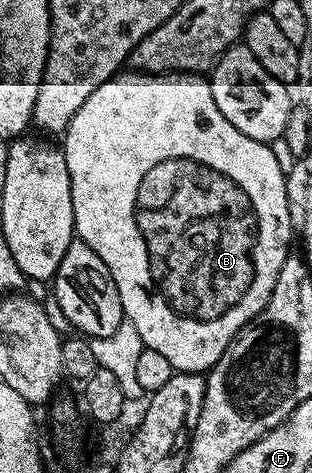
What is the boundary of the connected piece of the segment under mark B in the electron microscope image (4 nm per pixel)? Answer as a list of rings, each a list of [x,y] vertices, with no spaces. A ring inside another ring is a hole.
[[[119,74],[101,84],[88,102],[76,110],[76,118],[72,118],[65,130],[64,153],[71,176],[74,231],[77,239],[92,246],[92,250],[100,254],[104,266],[108,266],[120,294],[122,315],[128,323],[136,326],[136,334],[140,334],[143,345],[168,358],[177,371],[205,373],[213,368],[227,346],[238,336],[238,331],[249,320],[256,318],[260,310],[264,310],[272,294],[272,286],[276,286],[276,278],[280,278],[280,266],[284,266],[287,256],[291,255],[292,225],[284,164],[282,168],[269,143],[240,134],[240,130],[236,130],[236,126],[232,126],[232,122],[220,114],[220,106],[216,106],[216,98],[212,98],[209,79],[198,74],[129,75]]]

